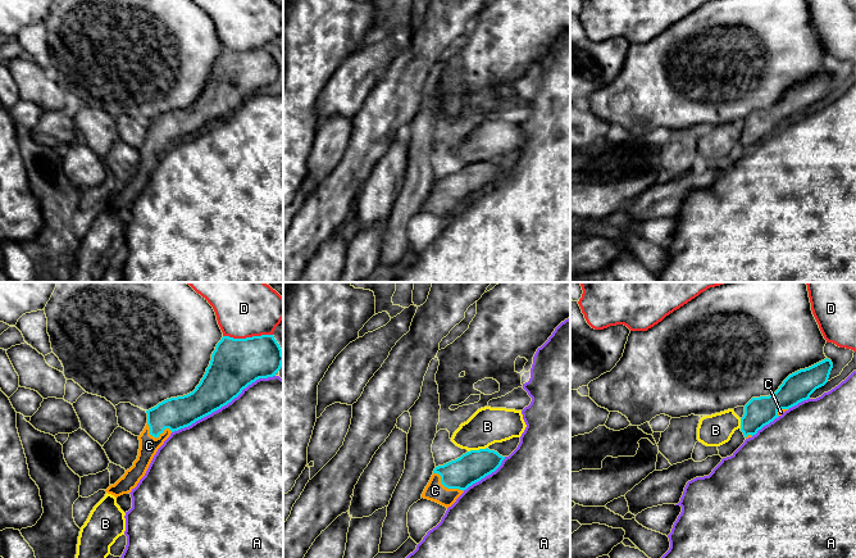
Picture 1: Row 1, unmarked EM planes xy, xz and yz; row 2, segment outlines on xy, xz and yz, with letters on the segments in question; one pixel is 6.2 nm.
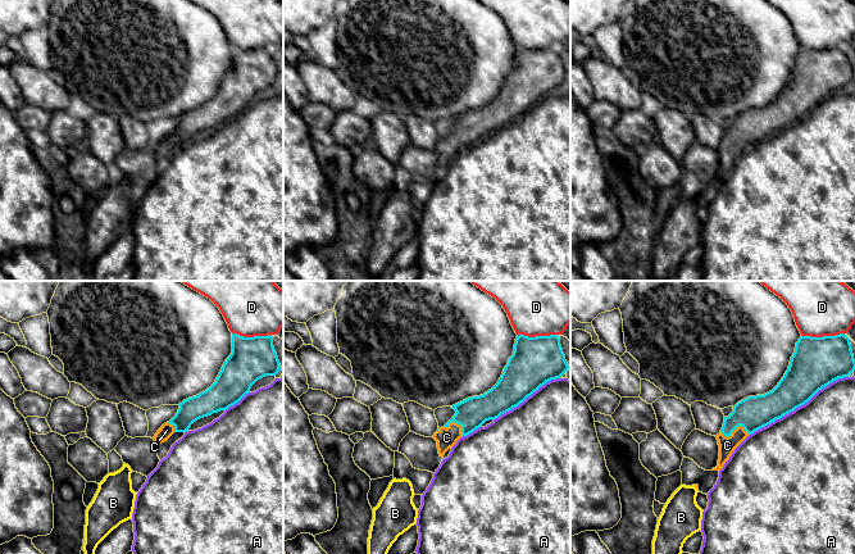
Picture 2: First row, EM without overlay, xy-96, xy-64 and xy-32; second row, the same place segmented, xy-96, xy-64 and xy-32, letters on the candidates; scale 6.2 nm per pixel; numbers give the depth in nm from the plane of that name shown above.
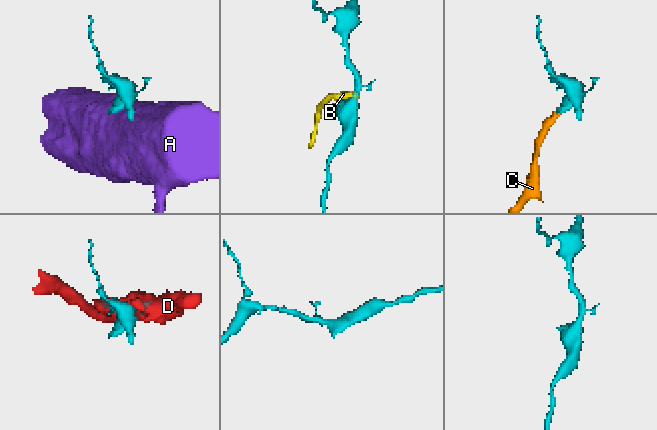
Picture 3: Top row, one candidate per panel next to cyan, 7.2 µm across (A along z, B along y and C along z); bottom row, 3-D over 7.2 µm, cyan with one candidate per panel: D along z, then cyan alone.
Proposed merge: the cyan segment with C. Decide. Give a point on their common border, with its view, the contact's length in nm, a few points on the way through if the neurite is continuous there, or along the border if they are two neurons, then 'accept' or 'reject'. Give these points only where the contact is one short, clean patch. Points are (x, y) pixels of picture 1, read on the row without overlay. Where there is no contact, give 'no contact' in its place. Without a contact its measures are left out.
contact xz (446, 199); length 220 nm; way xz (473, 178), (458, 187), (446, 199), (435, 203); accept

